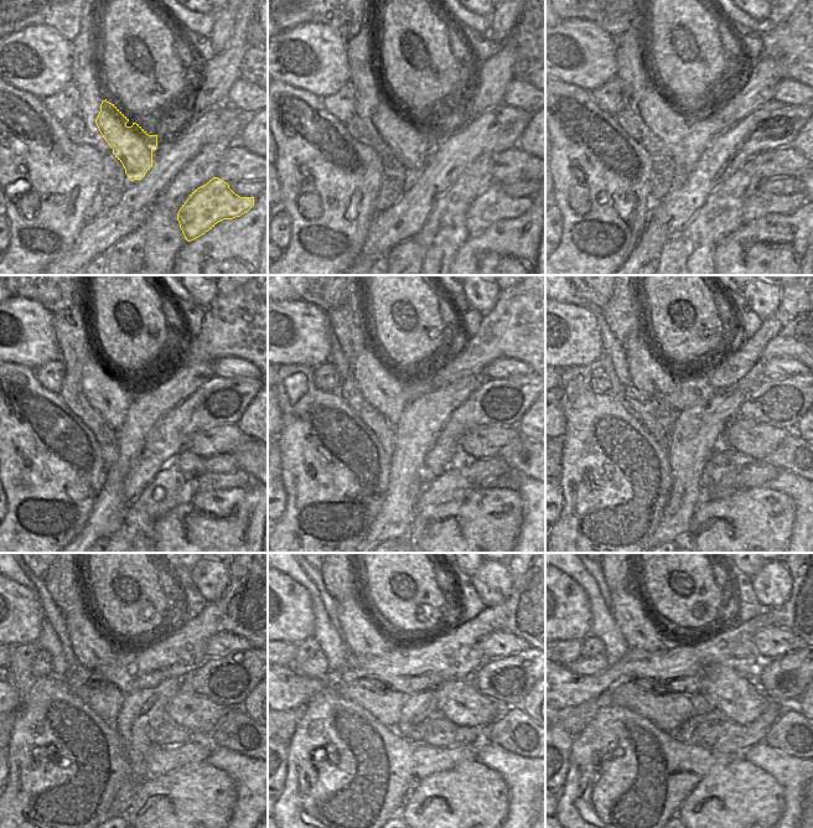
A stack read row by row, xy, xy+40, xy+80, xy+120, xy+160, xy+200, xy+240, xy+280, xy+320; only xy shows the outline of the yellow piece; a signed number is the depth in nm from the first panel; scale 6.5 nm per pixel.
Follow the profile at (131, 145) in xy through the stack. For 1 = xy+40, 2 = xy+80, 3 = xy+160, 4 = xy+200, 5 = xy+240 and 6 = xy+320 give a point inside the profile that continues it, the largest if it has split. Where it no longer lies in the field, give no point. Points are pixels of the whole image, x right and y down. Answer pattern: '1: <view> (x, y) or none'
1: xy+40 (412, 150)
2: xy+80 (662, 117)
3: xy+160 (381, 388)
4: xy+200 (648, 374)
5: xy+240 (92, 648)
6: xy+320 (632, 617)

